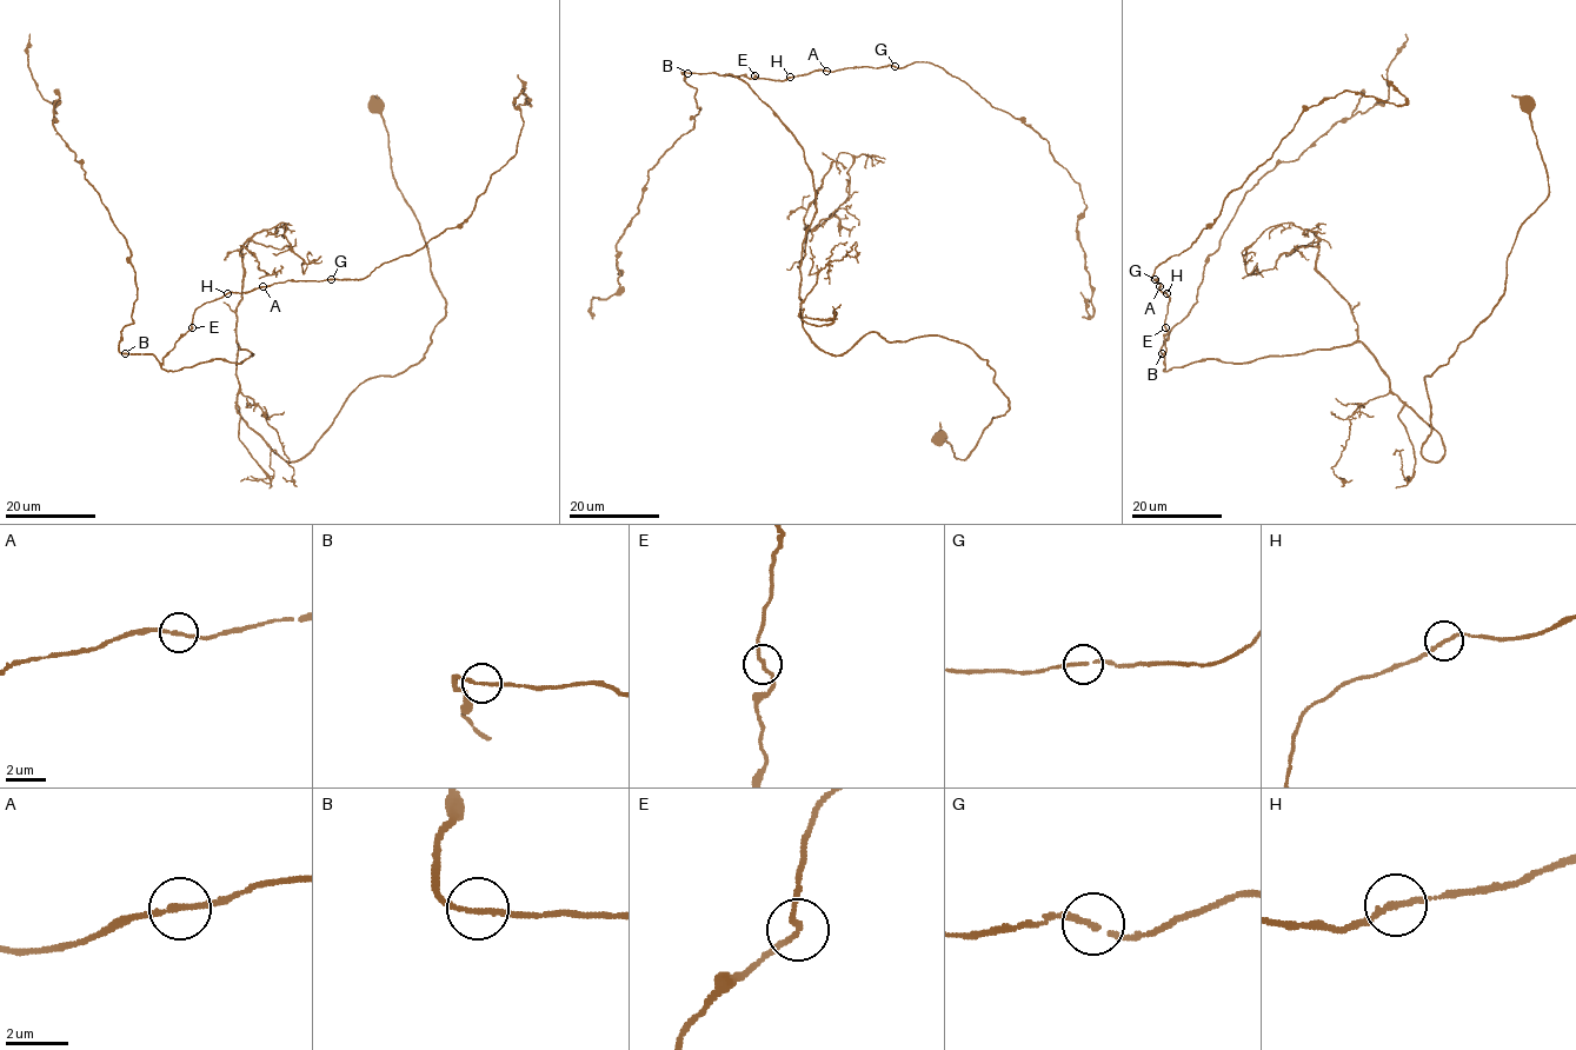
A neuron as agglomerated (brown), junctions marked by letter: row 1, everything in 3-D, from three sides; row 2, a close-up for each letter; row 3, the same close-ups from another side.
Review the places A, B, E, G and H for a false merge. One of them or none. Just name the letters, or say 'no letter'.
no letter

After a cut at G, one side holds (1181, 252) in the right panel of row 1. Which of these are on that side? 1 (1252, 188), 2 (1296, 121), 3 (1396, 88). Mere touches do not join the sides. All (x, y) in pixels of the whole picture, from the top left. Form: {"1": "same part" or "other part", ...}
{"1": "other part", "2": "same part", "3": "same part"}

